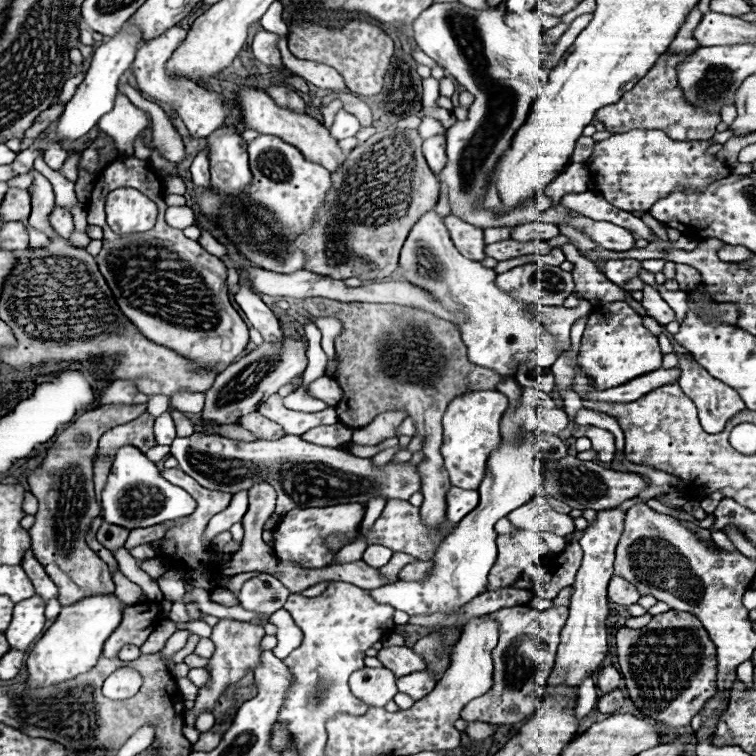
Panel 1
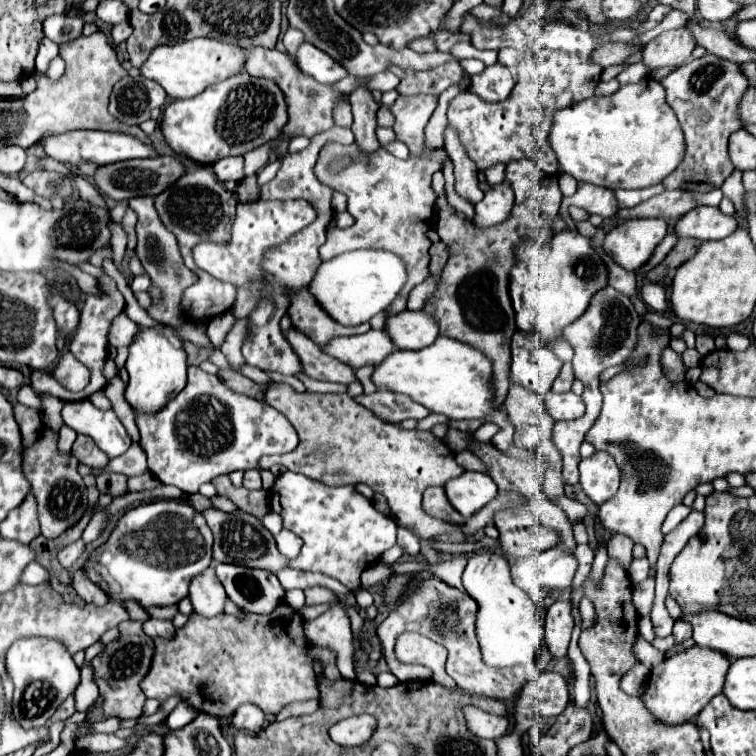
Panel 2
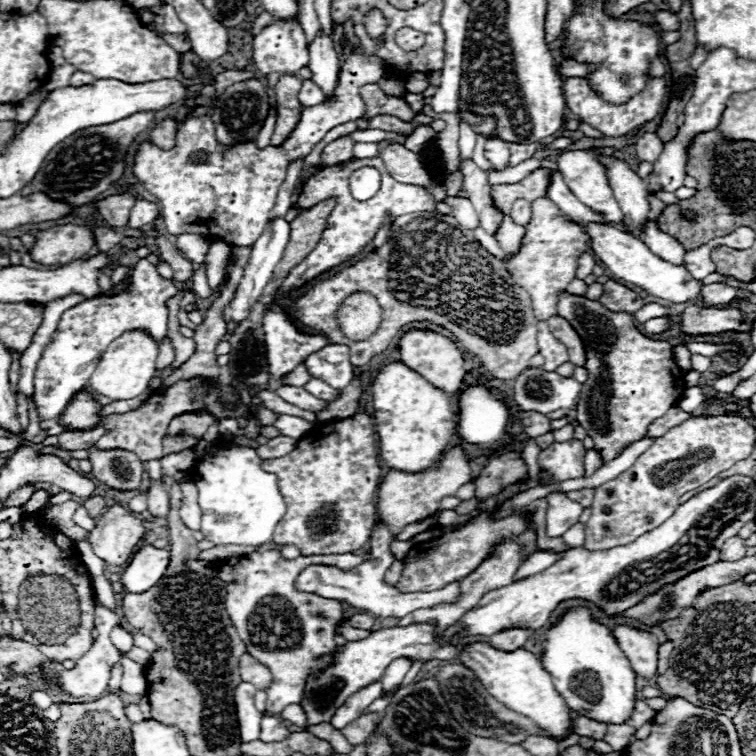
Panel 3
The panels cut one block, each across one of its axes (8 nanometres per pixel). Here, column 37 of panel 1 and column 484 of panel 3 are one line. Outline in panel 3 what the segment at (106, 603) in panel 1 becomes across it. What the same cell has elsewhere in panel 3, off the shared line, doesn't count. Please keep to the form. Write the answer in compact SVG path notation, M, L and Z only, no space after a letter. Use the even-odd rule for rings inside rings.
M476 642L464 646L460 660L466 668L470 668L476 674L476 678L496 700L500 700L514 712L528 716L534 724L544 728L554 740L562 740L572 732L570 708L564 704L564 698L556 692L550 674L542 668L542 662L532 652L524 648L514 652L500 652L492 648L488 642Z

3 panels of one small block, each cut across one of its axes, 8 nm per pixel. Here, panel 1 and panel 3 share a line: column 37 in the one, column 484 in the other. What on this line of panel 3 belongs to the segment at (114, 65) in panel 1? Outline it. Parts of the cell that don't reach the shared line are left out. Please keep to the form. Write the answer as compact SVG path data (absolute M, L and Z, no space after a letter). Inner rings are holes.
M496 136L486 138L486 146L484 146L484 158L492 164L492 168L496 172L502 172L508 168L508 160L510 160L510 150L506 146L504 140L498 140Z

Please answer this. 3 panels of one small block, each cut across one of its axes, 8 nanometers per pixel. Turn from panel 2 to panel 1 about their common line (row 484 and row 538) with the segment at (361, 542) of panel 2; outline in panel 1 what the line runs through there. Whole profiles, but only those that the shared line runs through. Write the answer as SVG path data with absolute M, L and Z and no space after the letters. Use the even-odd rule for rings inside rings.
M338 504L332 508L294 508L292 512L286 512L278 526L274 528L274 554L290 562L294 566L302 568L326 568L336 560L336 550L330 550L326 540L328 536L346 536L352 538L356 536L360 522L364 518L364 508L362 504Z

